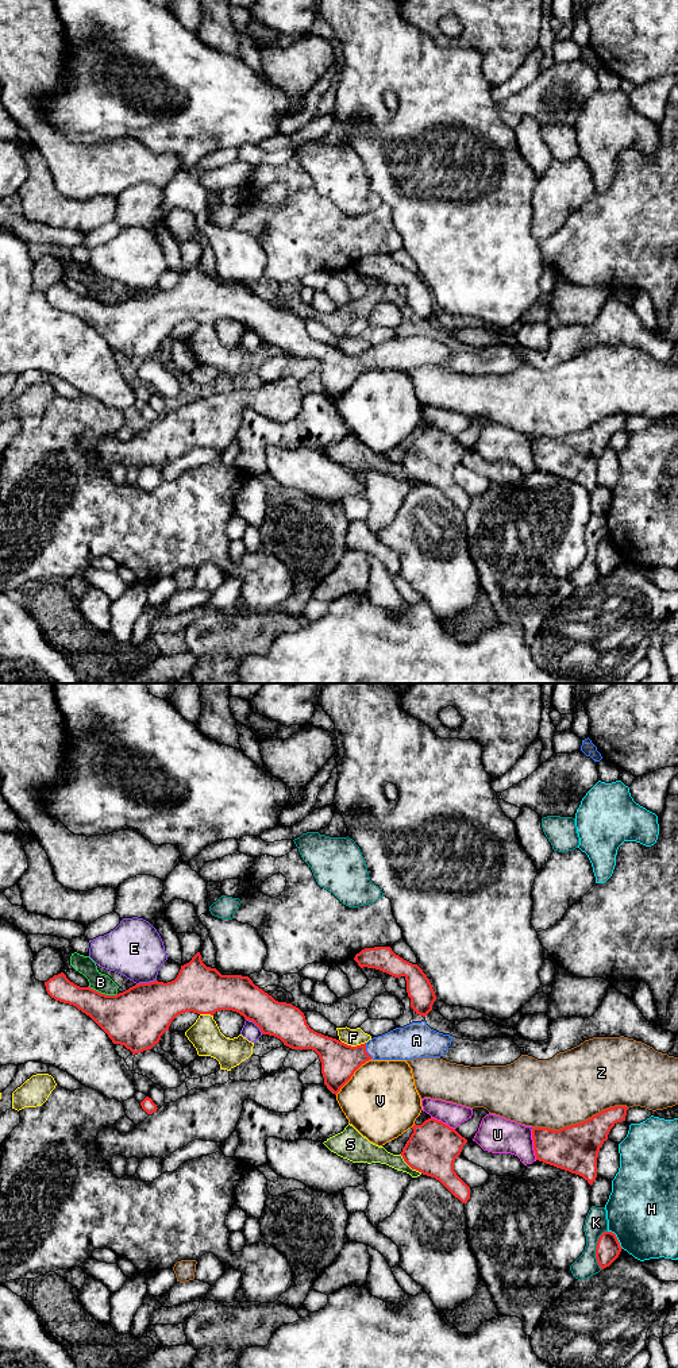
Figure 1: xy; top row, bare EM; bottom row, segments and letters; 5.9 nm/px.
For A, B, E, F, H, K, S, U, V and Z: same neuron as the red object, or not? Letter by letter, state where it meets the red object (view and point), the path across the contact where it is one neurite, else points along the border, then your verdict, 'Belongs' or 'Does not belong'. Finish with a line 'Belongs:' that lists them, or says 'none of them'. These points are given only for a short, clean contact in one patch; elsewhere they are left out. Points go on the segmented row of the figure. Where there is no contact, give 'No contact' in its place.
A: Touches red at xy (365, 1051). Path across: xy (339, 1062), (365, 1051), (405, 1043). Belongs
B: Touches red at xy (103, 994). Boundary: xy (88, 986), (106, 994), (116, 994). Does not belong
E: Touches red at xy (146, 983). Does not belong
F: Touches red at xy (353, 1047). Does not belong
H: Touches red at xy (616, 1239). Does not belong
K: Touches red at xy (596, 1249). Does not belong
S: Touches red at xy (409, 1166). Does not belong
U: Touches red at xy (534, 1144). Does not belong
V: Touches red at xy (353, 1074). Does not belong
Z: Touches red at xy (581, 1122). Does not belong
Belongs: A

